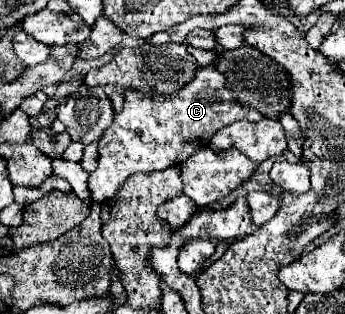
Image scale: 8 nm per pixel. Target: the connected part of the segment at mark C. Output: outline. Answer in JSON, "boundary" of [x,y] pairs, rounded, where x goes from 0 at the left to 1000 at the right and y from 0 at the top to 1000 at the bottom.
{"boundary":[[[577,217],[565,229],[559,255],[530,274],[507,306],[414,306],[414,293],[391,293],[391,280],[374,280],[357,293],[362,325],[351,357],[333,363],[333,382],[322,408],[299,427],[299,446],[287,446],[287,529],[275,548],[258,554],[258,605],[275,643],[316,637],[351,586],[368,573],[368,561],[397,548],[443,548],[443,541],[478,541],[490,529],[530,522],[548,497],[577,484],[577,471],[600,471],[612,439],[658,395],[675,395],[687,382],[728,382],[728,344],[693,338],[687,303],[658,280],[658,258],[646,236],[623,229],[623,217]]]}

